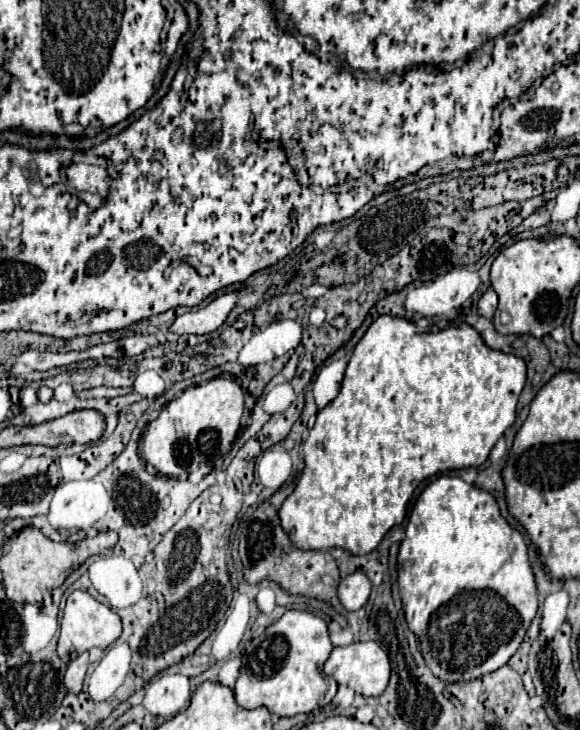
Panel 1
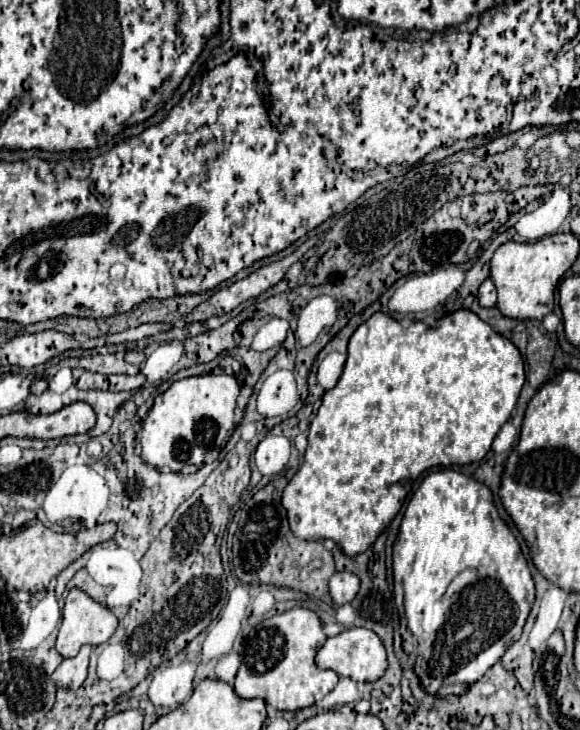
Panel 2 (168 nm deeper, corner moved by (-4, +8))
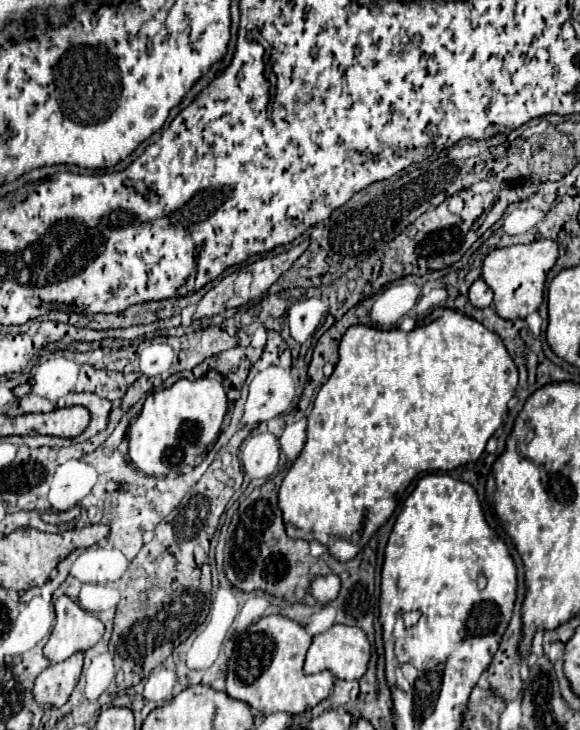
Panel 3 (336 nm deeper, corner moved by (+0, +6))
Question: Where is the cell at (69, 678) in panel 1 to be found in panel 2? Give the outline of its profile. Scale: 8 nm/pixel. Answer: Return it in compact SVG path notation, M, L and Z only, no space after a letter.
M82 646L74 658L66 658L52 674L56 684L68 690L78 690L87 677L88 658L90 658L90 646Z

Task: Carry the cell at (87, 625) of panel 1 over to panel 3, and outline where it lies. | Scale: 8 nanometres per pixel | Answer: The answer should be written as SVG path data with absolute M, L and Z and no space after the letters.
M60 596L54 602L56 624L44 646L44 656L50 664L62 662L74 652L84 652L92 648L104 634L104 624L82 610L72 598Z

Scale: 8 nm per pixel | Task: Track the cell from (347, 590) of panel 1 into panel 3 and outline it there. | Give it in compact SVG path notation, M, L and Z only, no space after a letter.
M326 574L326 576L316 576L310 582L310 594L316 602L328 604L332 602L340 592L340 578L336 574Z

